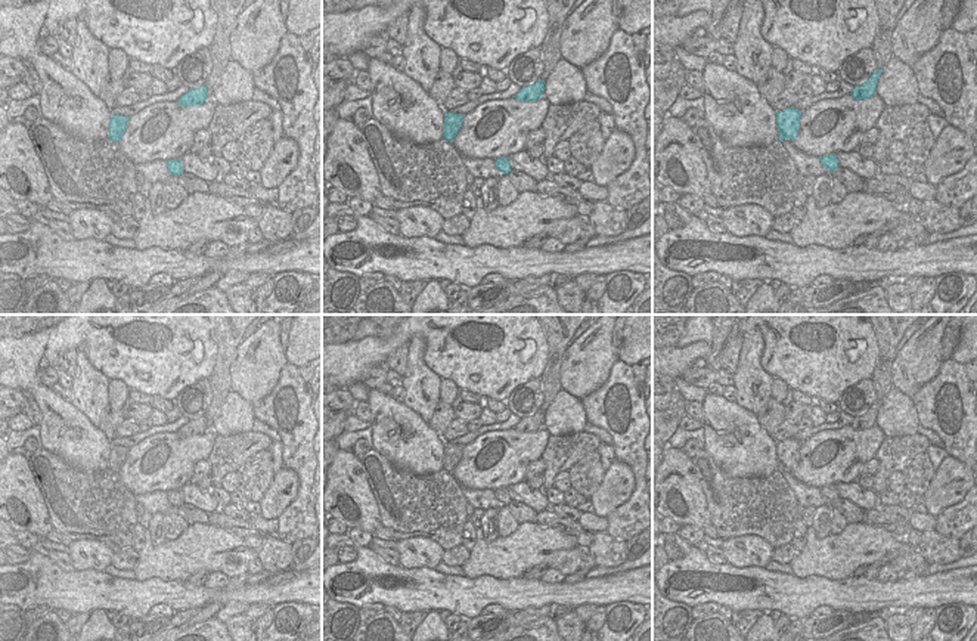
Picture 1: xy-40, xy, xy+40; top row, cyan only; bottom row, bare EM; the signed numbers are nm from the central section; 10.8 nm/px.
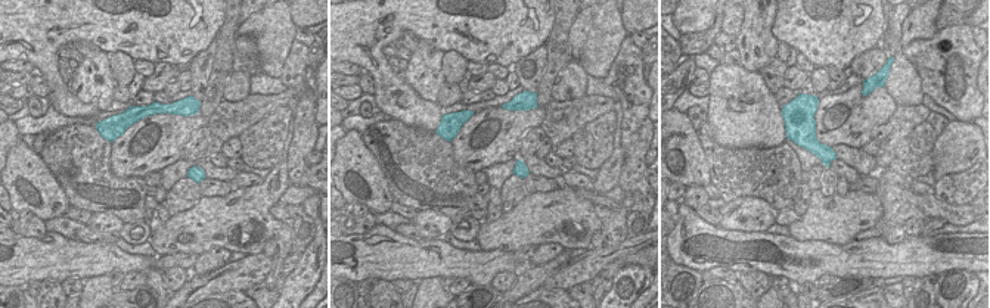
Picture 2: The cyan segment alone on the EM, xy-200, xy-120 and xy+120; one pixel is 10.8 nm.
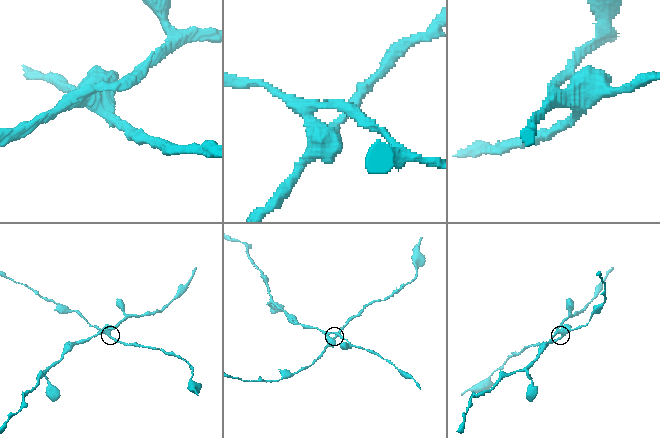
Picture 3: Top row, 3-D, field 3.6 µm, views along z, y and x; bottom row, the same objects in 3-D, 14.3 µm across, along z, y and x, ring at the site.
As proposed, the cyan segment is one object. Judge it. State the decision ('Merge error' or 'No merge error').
Merge error.

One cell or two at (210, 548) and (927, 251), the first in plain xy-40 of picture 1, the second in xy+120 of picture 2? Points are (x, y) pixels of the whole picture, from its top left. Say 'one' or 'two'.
two

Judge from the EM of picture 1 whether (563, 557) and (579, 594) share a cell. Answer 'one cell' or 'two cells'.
two cells

